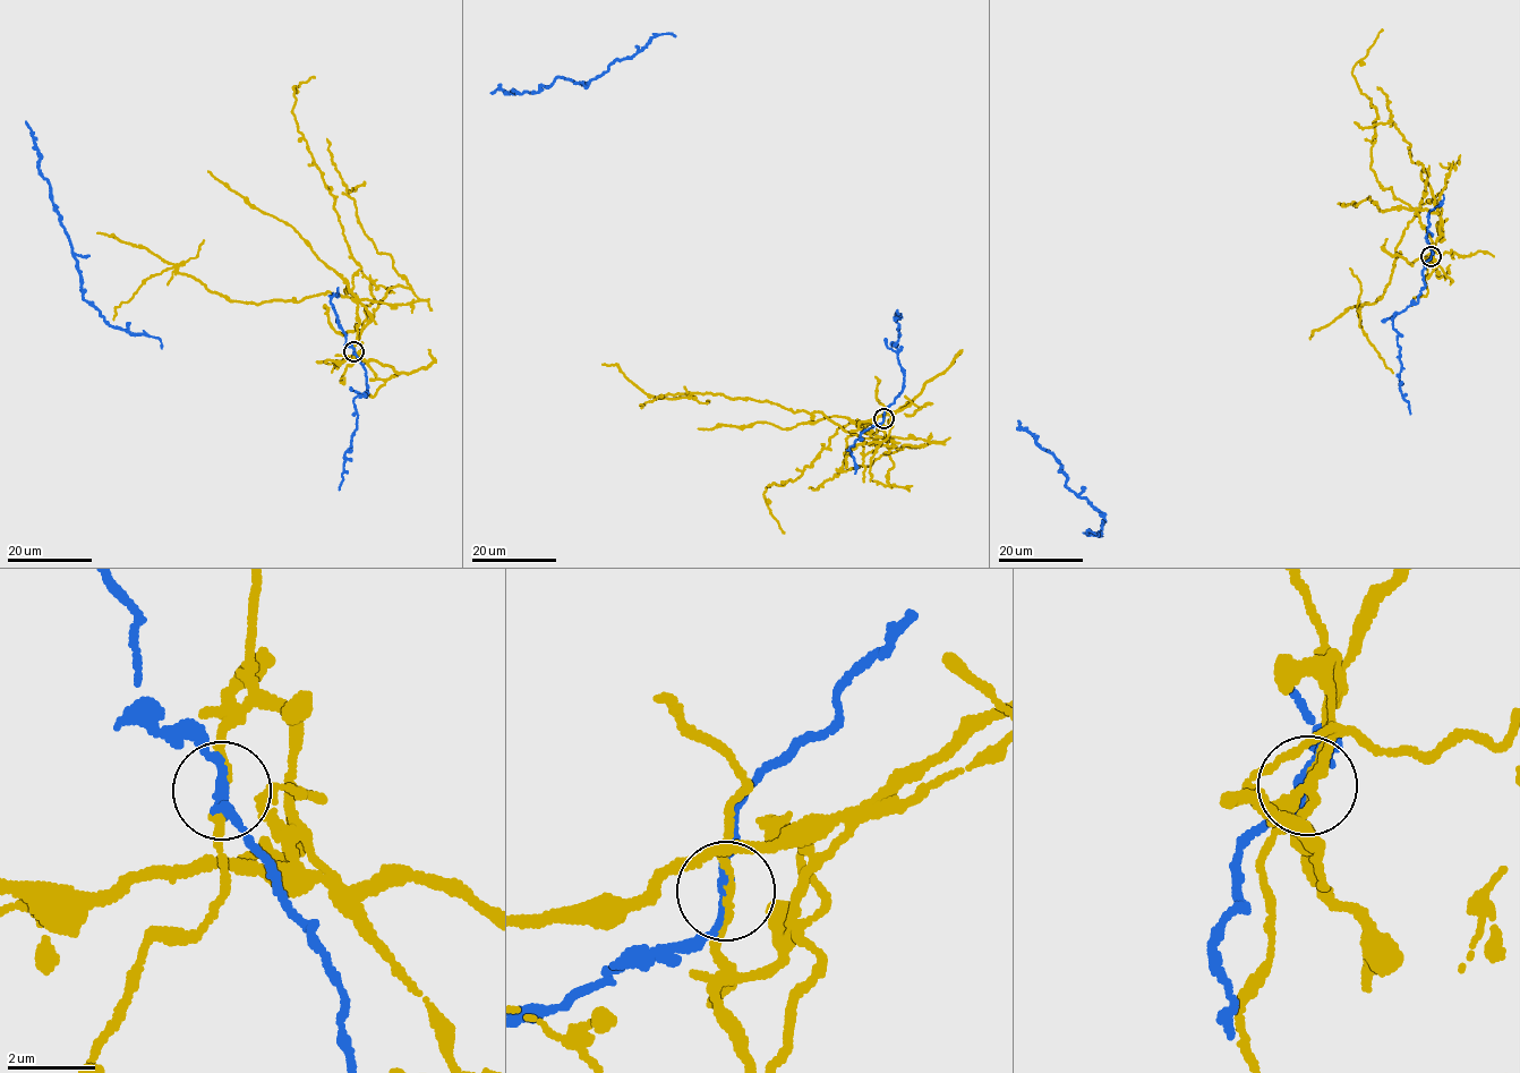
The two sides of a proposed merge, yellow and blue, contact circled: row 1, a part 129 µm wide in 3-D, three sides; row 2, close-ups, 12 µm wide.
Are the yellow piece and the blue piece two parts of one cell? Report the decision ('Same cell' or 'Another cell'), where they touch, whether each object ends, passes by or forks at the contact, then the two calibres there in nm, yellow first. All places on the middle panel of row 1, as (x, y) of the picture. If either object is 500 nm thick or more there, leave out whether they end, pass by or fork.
Another cell. Place: (884, 418). At the ring yellow passes by. At the ring blue passes by. Thickness 150 nm (yellow) against 220 nm

